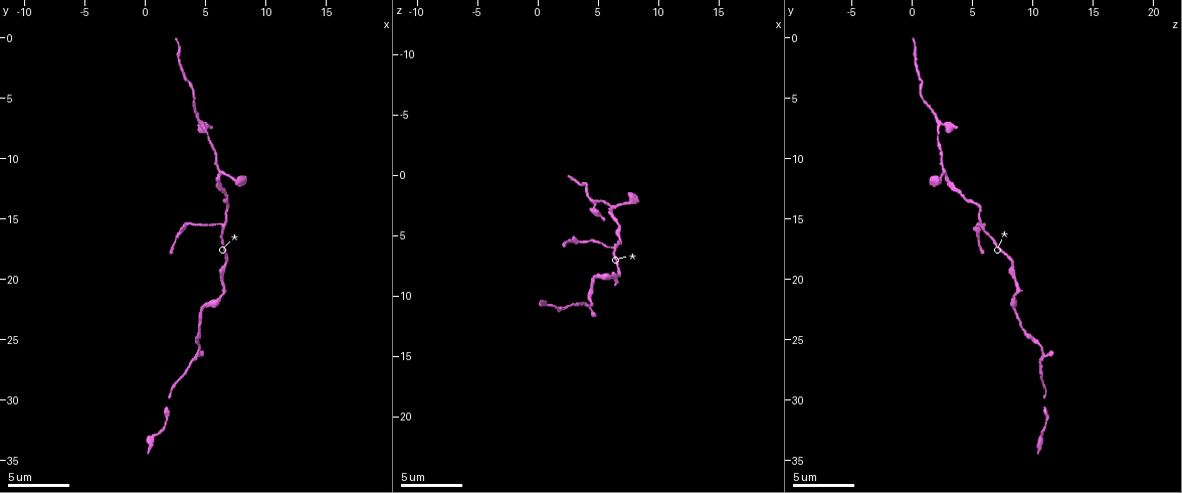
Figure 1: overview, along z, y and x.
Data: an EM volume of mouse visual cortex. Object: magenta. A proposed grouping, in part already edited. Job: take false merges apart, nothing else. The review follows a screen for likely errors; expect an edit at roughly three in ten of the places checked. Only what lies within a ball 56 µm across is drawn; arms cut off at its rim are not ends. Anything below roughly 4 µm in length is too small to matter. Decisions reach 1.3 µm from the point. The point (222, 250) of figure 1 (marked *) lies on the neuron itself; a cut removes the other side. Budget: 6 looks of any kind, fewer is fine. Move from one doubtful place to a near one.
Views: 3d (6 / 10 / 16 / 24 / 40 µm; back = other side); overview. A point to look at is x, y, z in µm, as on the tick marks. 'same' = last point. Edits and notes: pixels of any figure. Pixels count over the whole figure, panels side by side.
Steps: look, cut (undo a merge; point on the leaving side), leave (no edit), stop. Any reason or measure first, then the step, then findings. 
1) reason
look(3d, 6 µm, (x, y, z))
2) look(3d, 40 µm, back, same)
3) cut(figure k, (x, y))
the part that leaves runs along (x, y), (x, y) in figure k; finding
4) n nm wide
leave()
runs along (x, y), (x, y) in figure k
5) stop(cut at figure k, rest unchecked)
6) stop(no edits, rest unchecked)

a narrow waist
look(3d, 16 µm, (6.4, 20.6, 8.6))

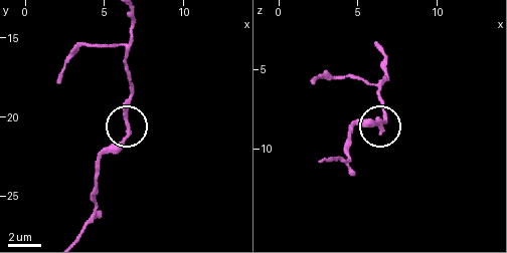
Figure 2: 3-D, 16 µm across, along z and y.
leave()
runs along (128, 79), (131, 89), (125, 135), (96, 162) in figure 2; all the same neuron

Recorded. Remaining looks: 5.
two arms in line, one across
look(3d, 10 µm, (6.2, 15.6, 5.8))

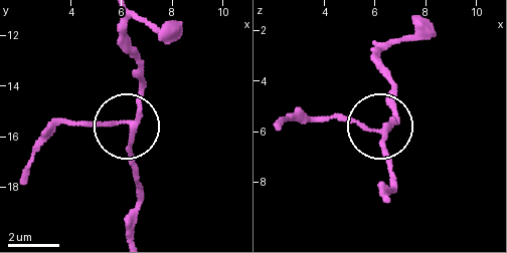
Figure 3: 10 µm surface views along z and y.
180 nm wide
leave()
runs along (132, 173), (129, 125), (49, 123) in figure 3; all the same neuron

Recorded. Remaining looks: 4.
thick turns thin
look(3d, 10 µm, (4.4, 25.8, 10.8))

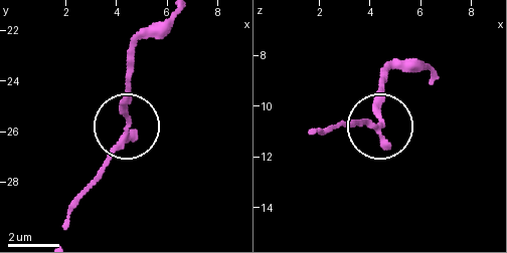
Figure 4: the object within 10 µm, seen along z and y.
3 arms
leave()
one neuron here

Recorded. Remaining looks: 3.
stop(no edits, rest unchecked)

